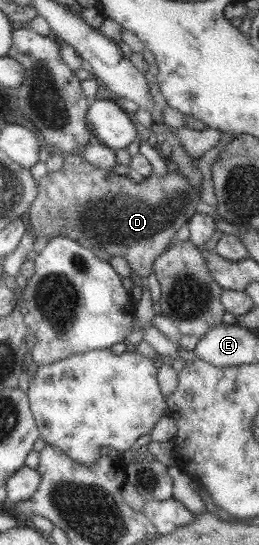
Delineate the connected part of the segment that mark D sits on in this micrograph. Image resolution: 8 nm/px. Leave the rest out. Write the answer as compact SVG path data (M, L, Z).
M74 152L63 155L63 165L60 169L47 172L46 175L39 178L37 181L38 192L36 198L32 201L29 208L28 222L30 226L28 229L35 234L36 237L42 238L45 236L51 238L53 234L61 234L66 238L71 238L72 240L79 242L80 246L87 248L88 250L103 250L109 256L121 256L127 260L130 271L134 272L136 276L140 278L145 278L153 270L154 259L167 247L166 244L172 239L175 232L183 225L188 223L188 219L196 213L196 204L200 201L200 191L195 191L191 183L184 177L181 173L176 173L175 171L166 171L163 175L156 176L151 174L148 178L144 177L141 182L133 182L131 179L125 175L118 175L115 173L108 173L107 169L96 168L93 164L86 162L81 156L75 154Z

